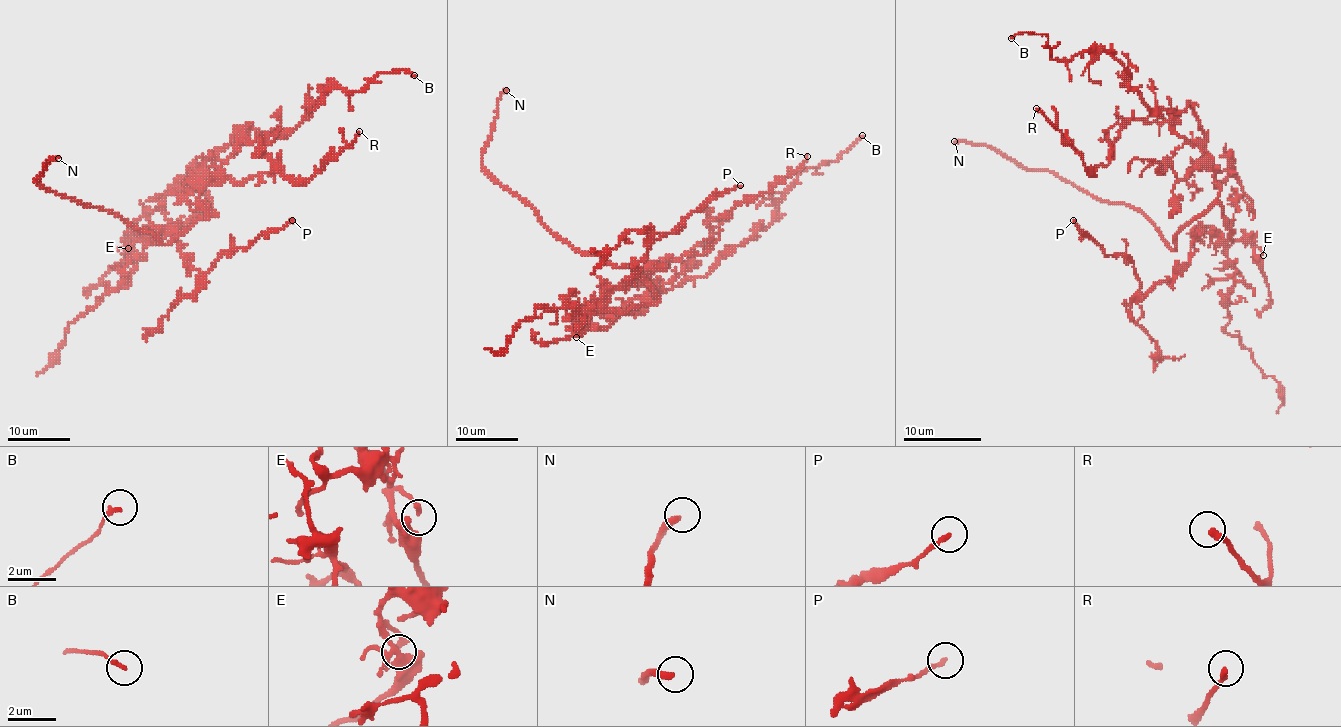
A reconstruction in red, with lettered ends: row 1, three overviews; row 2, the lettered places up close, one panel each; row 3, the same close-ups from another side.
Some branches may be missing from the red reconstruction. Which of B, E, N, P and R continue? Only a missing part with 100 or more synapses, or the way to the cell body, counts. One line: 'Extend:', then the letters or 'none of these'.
Extend: N

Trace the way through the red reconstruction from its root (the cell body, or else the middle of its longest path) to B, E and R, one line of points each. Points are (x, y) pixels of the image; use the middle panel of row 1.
B: (650, 301), (640, 299), (703, 278), (756, 229), (765, 229), (784, 192), (804, 170), (834, 162), (862, 135)
E: (650, 301), (659, 301), (656, 304), (637, 304), (629, 310), (593, 310), (586, 321), (572, 328), (576, 337)
R: (650, 301), (640, 299), (673, 281), (689, 262), (689, 253), (712, 235), (709, 223), (767, 193), (807, 156)

